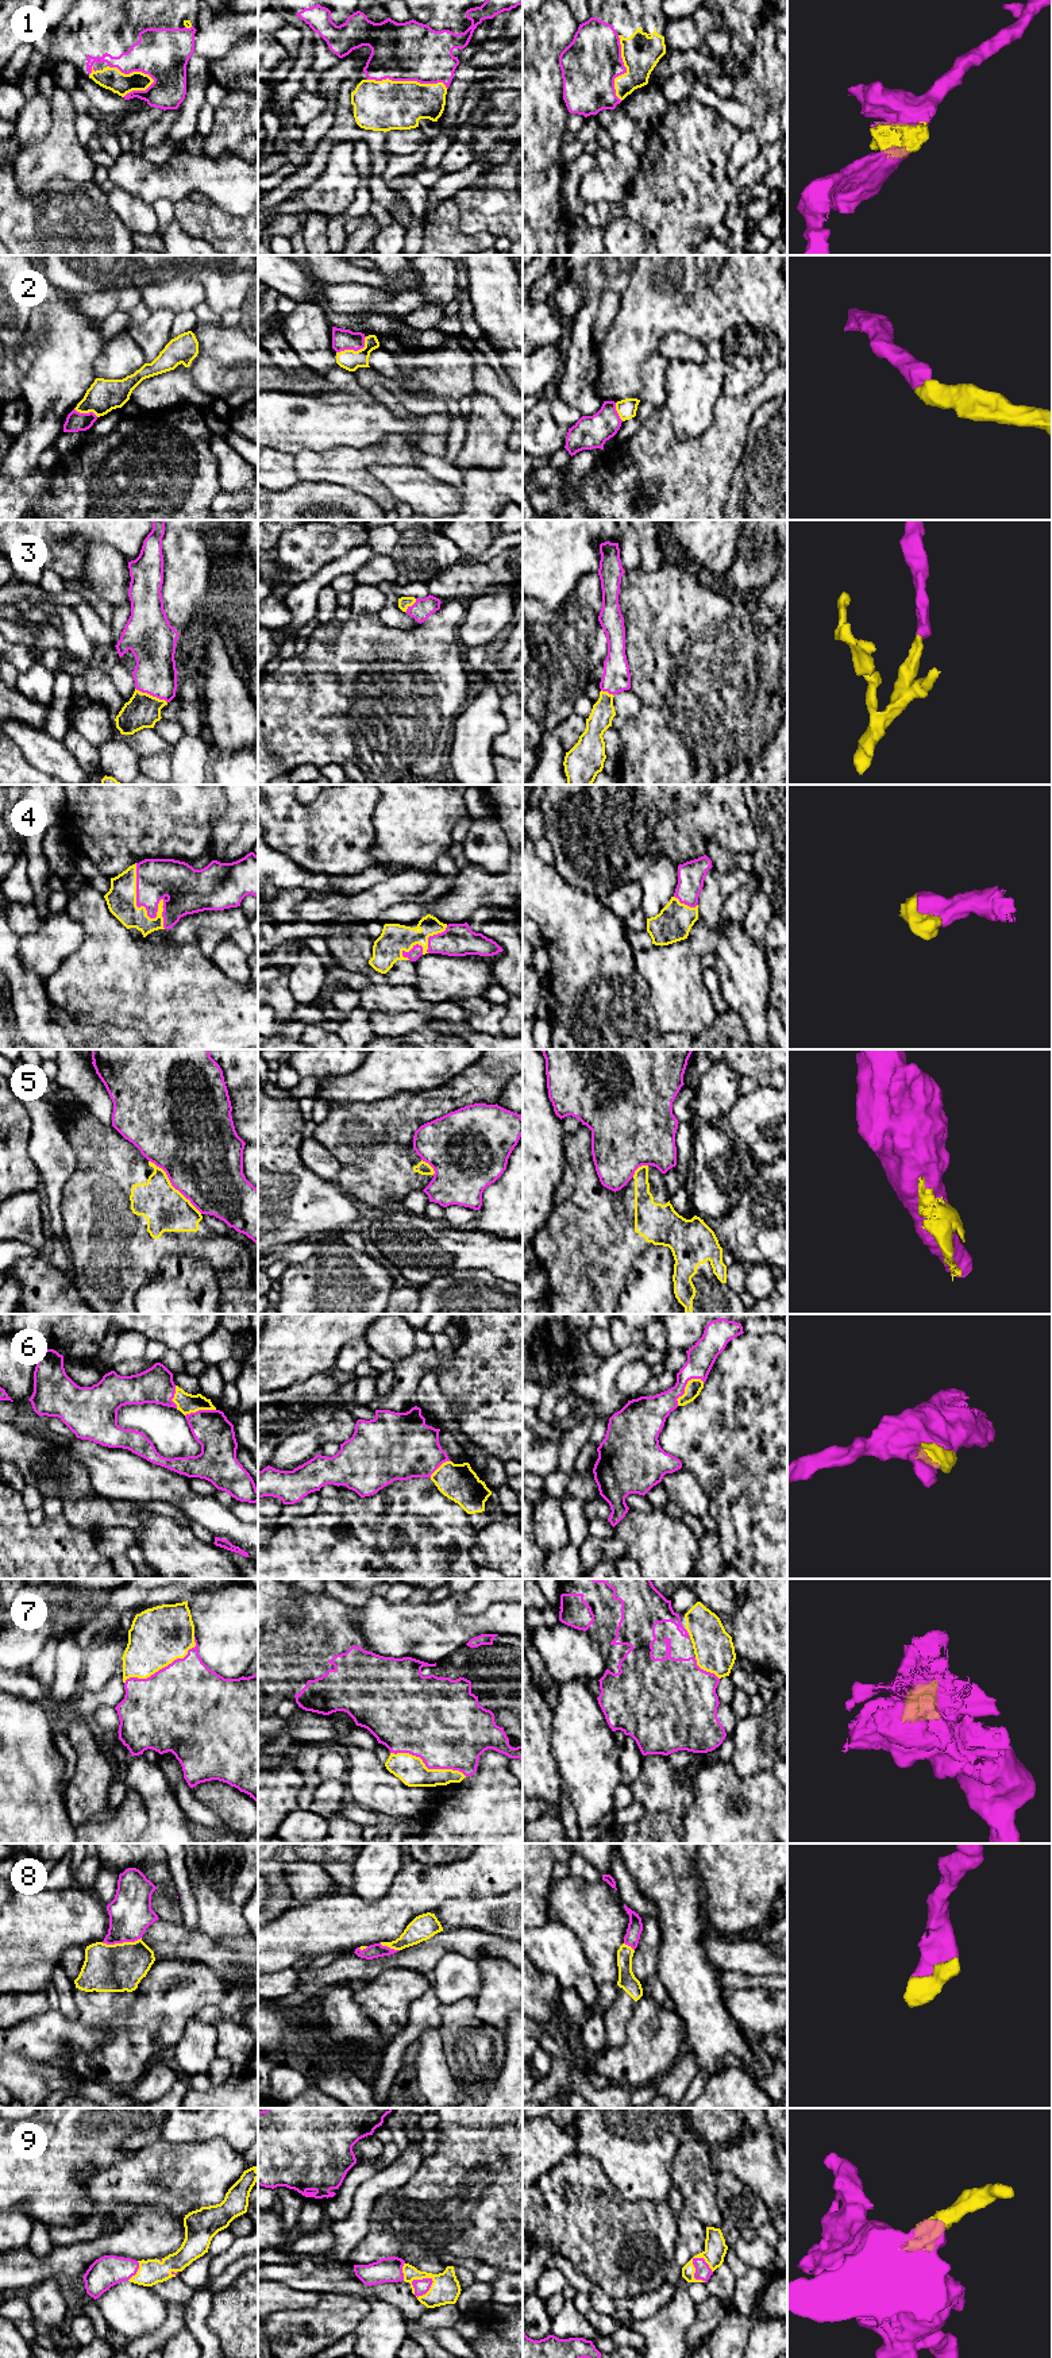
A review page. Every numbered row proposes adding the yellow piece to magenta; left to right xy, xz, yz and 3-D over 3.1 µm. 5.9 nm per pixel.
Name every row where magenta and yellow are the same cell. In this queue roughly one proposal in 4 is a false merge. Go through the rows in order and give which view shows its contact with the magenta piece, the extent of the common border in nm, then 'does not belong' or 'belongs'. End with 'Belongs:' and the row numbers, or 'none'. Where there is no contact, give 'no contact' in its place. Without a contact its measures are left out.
1: xz | 480 nm | belongs
2: xz | 200 nm | belongs
3: xy | 220 nm | belongs
4: xy | 440 nm | belongs
5: xy | 440 nm | belongs
6: yz | 220 nm | belongs
7: xy | 500 nm | belongs
8: xy | 240 nm | belongs
9: xz | 150 nm | belongs
Belongs: 1, 2, 3, 4, 5, 6, 7, 8, 9

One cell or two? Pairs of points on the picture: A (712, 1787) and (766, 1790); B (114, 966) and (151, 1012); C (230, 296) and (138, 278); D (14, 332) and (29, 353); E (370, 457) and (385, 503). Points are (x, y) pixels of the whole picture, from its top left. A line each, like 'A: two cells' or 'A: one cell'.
A: one cell
B: one cell
C: one cell
D: two cells
E: one cell

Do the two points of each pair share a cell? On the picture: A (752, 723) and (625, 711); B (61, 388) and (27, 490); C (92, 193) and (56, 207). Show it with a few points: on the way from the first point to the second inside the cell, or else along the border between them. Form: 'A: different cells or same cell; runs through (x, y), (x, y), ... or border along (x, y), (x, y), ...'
A: different cells; border along (629, 689), (639, 700), (639, 709), (627, 720)
B: different cells; border along (38, 469), (14, 481)
C: same cell; runs through (83, 195), (65, 201)

